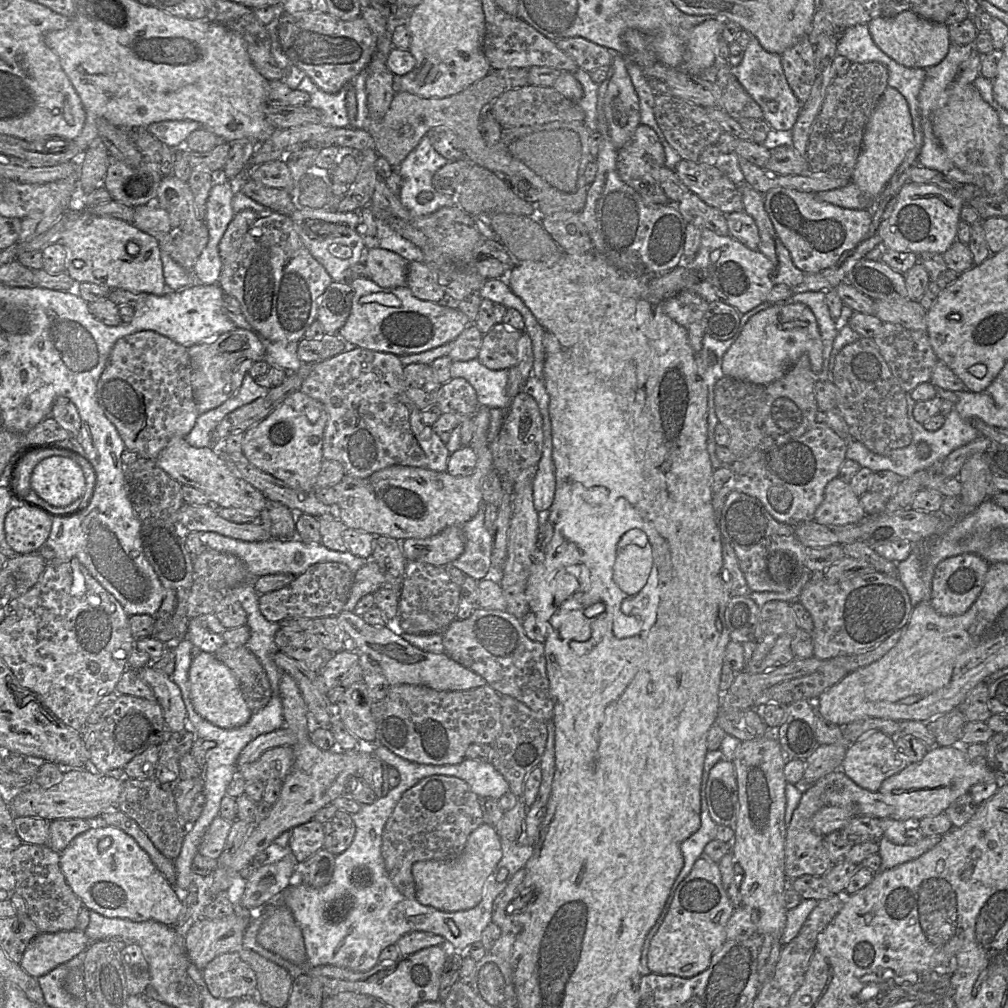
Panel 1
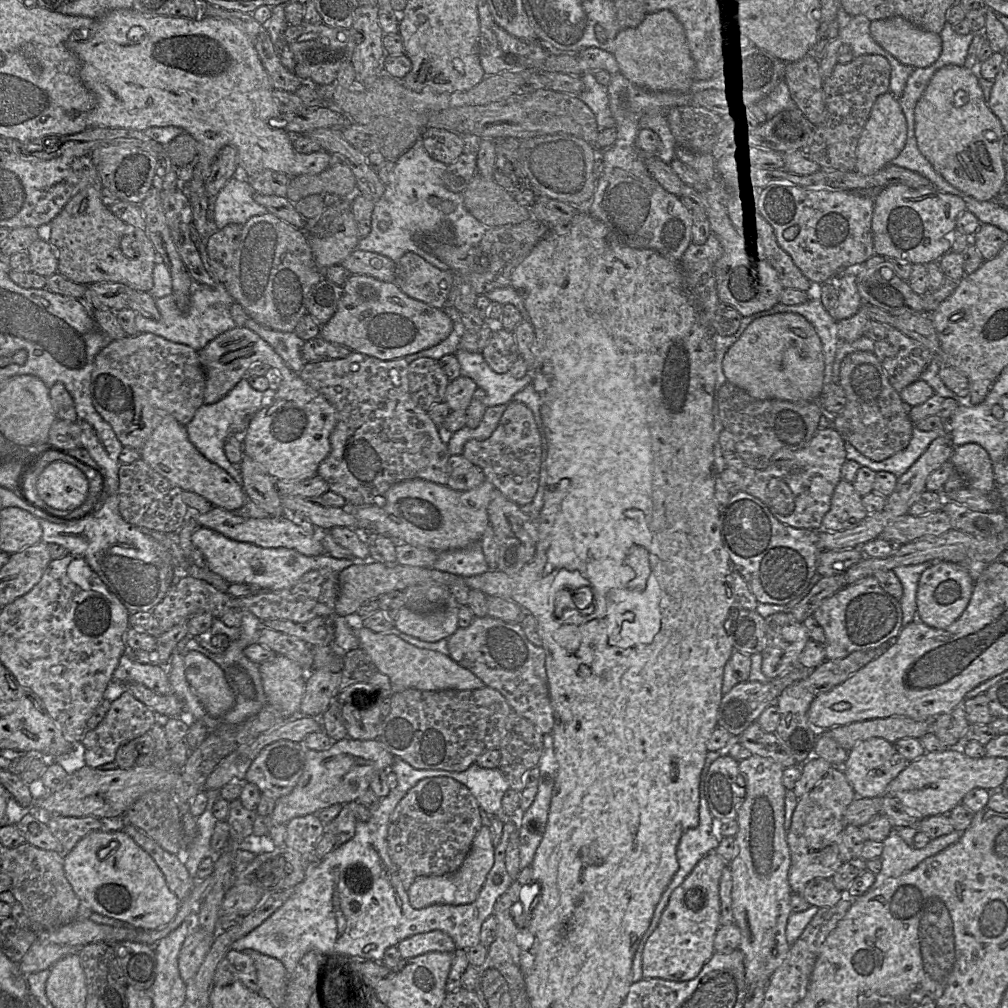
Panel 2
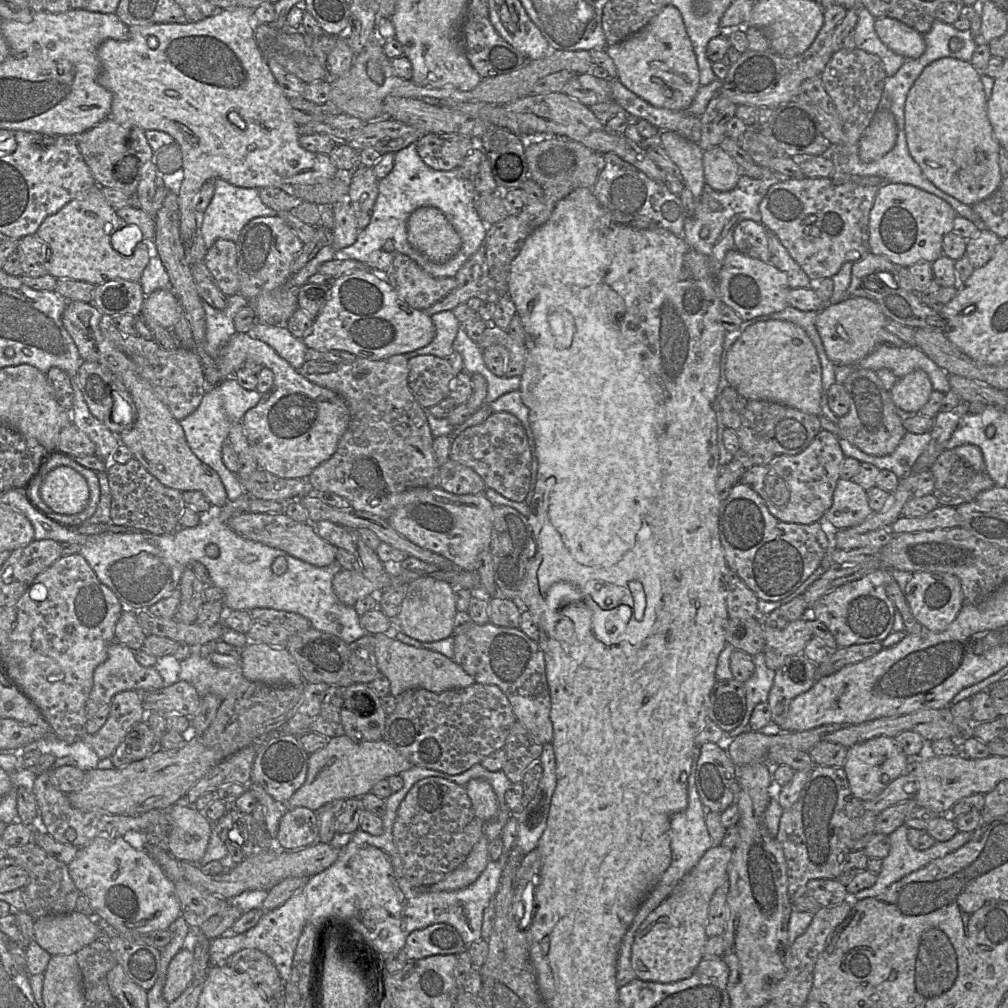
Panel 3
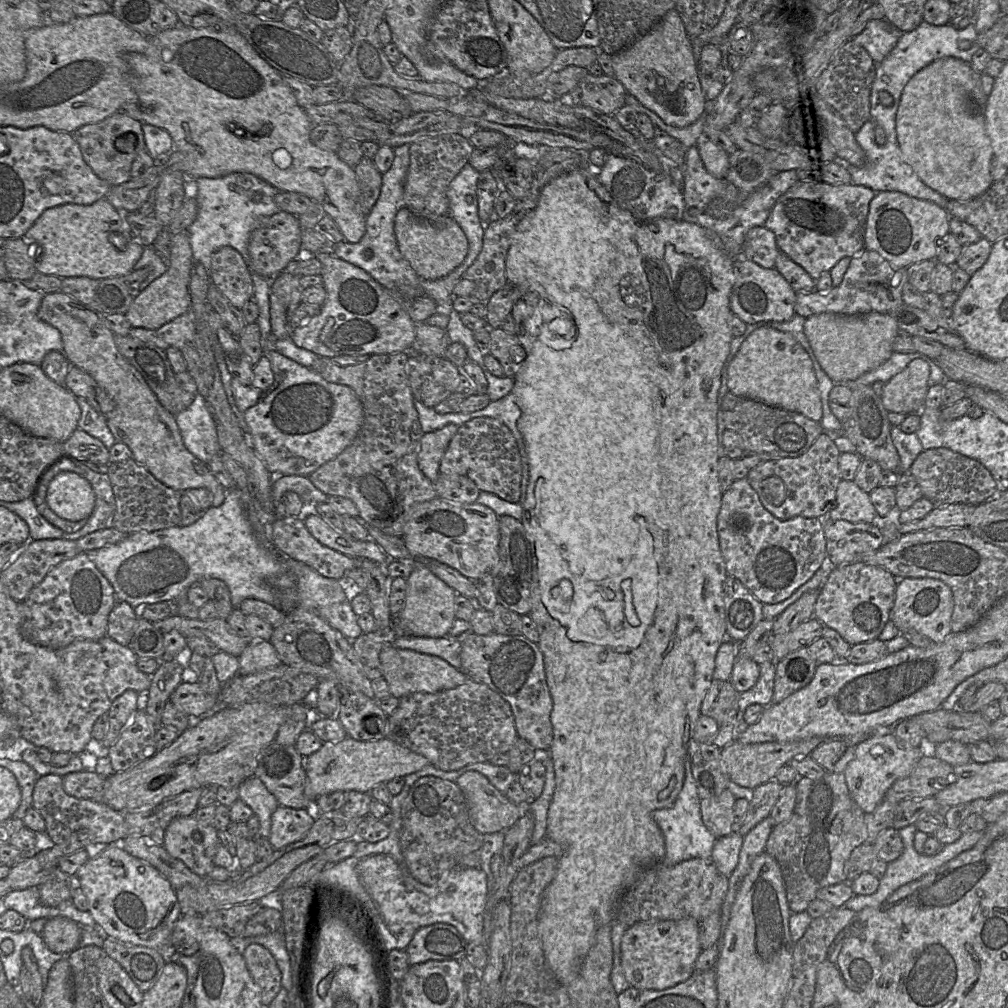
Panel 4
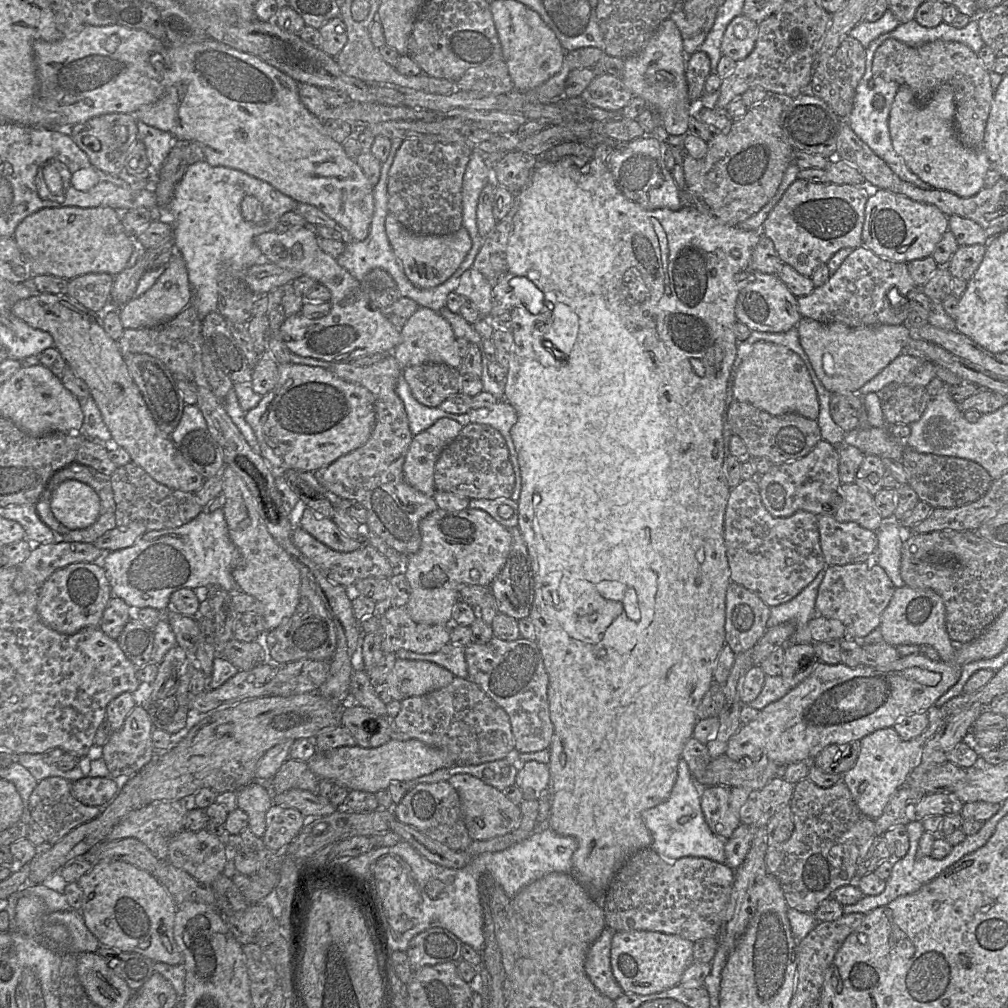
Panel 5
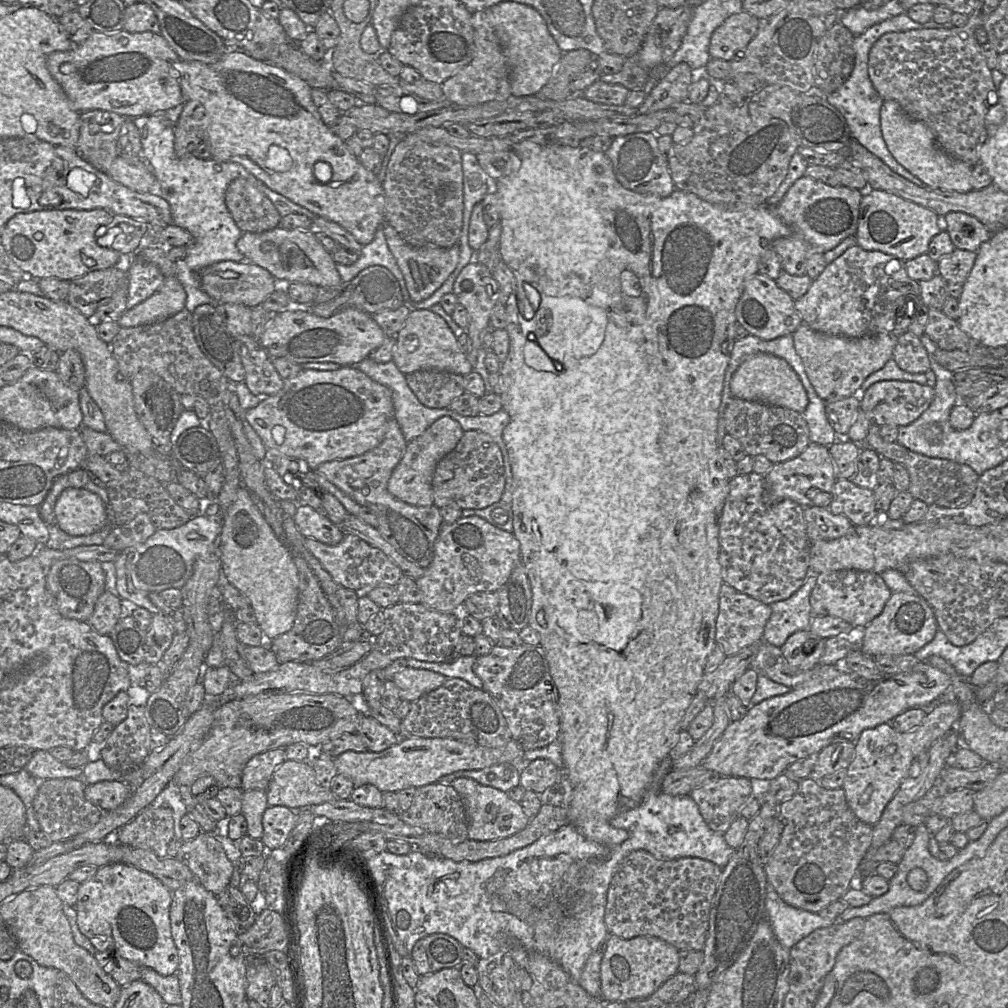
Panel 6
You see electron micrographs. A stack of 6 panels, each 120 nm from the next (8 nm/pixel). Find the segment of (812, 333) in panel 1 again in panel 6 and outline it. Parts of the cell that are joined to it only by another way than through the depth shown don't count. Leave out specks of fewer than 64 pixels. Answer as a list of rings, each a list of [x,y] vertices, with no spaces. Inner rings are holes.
[[[757,353],[739,366],[731,380],[730,390],[734,398],[785,407],[801,414],[809,403],[807,392],[794,369],[784,359],[766,353]]]

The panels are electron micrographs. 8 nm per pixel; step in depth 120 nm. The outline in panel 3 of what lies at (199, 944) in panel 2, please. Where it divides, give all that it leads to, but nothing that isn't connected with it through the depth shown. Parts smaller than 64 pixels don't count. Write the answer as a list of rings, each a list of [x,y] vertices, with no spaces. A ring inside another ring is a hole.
[[[182,948],[171,960],[163,988],[163,997],[174,1002],[193,980],[193,953]]]

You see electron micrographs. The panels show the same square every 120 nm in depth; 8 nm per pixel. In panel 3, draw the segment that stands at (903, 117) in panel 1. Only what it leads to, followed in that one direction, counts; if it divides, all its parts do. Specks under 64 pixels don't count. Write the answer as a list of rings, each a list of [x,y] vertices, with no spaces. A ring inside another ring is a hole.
[[[878,110],[859,143],[859,157],[869,163],[891,151],[897,141],[895,116],[889,110]]]

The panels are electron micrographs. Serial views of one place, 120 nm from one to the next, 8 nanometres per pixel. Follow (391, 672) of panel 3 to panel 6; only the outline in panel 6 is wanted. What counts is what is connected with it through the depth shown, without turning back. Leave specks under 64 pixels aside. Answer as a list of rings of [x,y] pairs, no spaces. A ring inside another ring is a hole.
[[[407,666],[396,673],[392,680],[399,690],[400,699],[412,702],[439,688],[447,678],[434,671]]]

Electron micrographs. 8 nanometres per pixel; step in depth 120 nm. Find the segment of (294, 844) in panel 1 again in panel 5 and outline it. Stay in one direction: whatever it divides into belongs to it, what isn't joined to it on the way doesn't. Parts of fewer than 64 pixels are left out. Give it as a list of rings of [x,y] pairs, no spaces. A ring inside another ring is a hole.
[[[273,804],[266,813],[266,830],[262,838],[265,847],[282,852],[306,822],[307,818],[297,809]]]

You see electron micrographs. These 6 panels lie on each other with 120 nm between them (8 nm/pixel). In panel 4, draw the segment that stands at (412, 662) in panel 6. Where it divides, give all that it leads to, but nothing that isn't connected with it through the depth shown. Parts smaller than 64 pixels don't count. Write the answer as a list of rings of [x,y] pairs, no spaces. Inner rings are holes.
[[[403,635],[392,640],[393,645],[397,648],[438,656],[456,669],[461,667],[461,643],[452,637],[429,638]]]

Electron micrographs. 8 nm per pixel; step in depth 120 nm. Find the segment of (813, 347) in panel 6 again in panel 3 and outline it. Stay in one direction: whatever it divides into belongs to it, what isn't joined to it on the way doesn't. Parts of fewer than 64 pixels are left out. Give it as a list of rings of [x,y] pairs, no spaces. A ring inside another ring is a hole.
[[[852,297],[837,304],[825,304],[816,317],[816,329],[832,363],[835,366],[850,365],[871,354],[880,344],[879,331],[886,328],[886,320],[877,303],[863,297]]]

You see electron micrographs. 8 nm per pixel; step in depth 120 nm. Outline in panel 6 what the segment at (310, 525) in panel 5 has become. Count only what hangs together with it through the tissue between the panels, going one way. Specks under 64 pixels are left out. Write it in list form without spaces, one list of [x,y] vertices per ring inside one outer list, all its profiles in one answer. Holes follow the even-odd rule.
[[[300,504],[293,516],[299,532],[305,538],[335,546],[343,539],[344,533],[333,524],[324,512],[317,511],[306,504]]]

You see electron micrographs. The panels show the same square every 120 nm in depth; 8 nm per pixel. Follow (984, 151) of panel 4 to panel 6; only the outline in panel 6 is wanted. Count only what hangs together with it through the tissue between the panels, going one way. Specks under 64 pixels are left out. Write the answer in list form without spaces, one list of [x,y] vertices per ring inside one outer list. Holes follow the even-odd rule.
[[[895,100],[884,101],[880,111],[881,130],[888,150],[895,160],[907,169],[912,175],[921,180],[924,185],[931,189],[941,189],[946,191],[956,191],[967,193],[972,190],[970,184],[971,169],[970,166],[945,153],[938,147],[931,129],[922,121],[913,120],[907,116],[900,104]]]

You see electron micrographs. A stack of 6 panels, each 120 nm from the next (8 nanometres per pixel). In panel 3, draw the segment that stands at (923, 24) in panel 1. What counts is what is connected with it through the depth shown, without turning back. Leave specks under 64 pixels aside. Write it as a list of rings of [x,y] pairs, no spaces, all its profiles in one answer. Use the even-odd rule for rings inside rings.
[[[881,17],[875,20],[874,28],[881,42],[904,58],[919,58],[926,49],[923,34],[903,22]]]

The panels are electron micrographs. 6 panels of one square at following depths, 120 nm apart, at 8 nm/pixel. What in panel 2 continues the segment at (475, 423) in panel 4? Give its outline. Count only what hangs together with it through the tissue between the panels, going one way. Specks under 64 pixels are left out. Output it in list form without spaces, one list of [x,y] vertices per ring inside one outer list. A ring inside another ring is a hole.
[[[510,402],[490,438],[467,441],[462,455],[480,467],[485,480],[492,483],[507,499],[519,506],[532,502],[539,485],[542,439],[534,415],[525,404]]]

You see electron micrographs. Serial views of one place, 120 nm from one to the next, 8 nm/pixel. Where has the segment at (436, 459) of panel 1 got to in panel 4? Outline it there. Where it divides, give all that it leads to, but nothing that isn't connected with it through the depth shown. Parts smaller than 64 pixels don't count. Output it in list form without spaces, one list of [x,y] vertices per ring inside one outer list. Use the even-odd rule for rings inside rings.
[[[407,352],[377,354],[355,365],[341,366],[330,358],[321,357],[310,369],[328,382],[351,388],[363,406],[363,422],[353,442],[334,459],[326,462],[308,477],[313,485],[328,496],[340,496],[350,499],[359,511],[359,517],[367,524],[383,533],[401,537],[407,514],[417,503],[437,497],[434,483],[419,469],[418,451],[420,440],[424,435],[418,413],[414,406],[414,397],[406,374]]]

